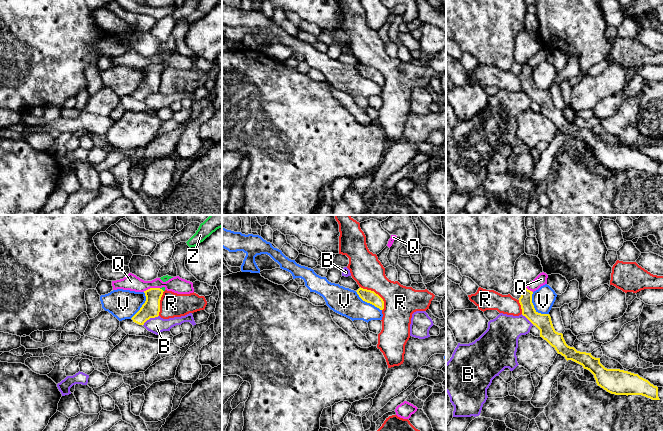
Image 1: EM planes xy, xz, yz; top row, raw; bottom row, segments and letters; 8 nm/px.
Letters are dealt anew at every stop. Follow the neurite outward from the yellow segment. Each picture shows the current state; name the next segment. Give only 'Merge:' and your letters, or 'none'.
Merge: Z

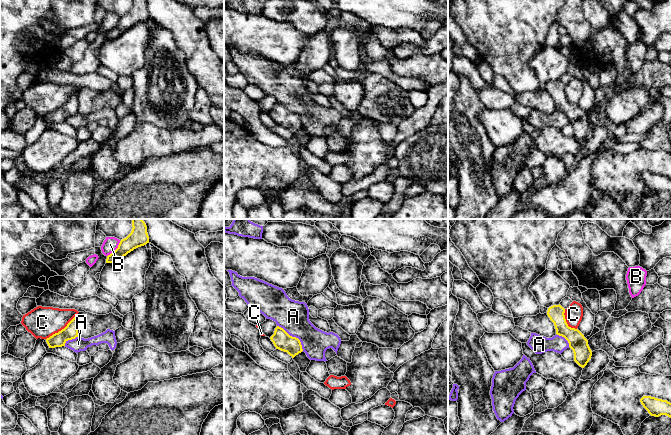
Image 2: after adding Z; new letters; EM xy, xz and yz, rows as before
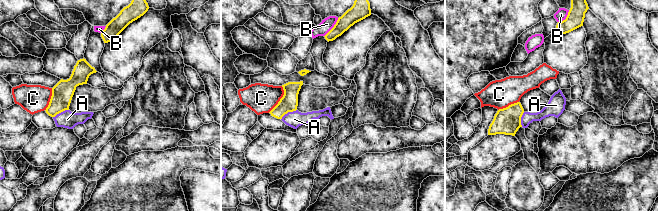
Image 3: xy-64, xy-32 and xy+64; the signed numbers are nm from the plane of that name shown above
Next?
Merge: none

